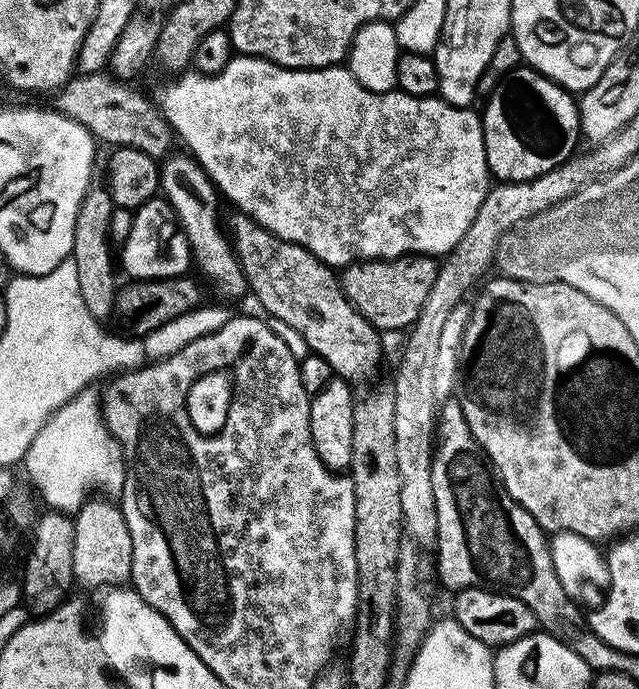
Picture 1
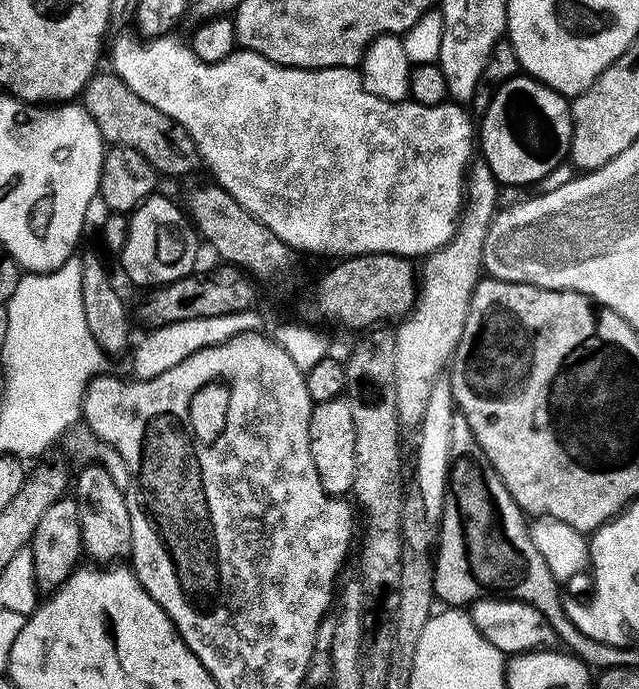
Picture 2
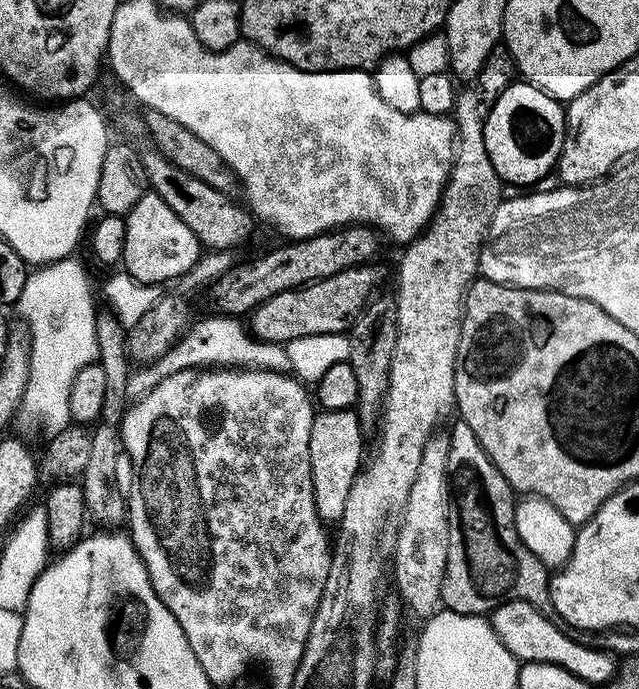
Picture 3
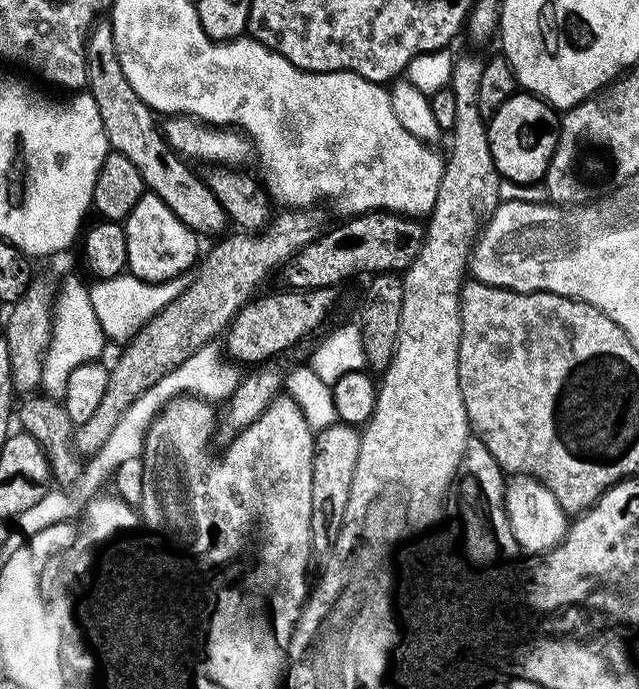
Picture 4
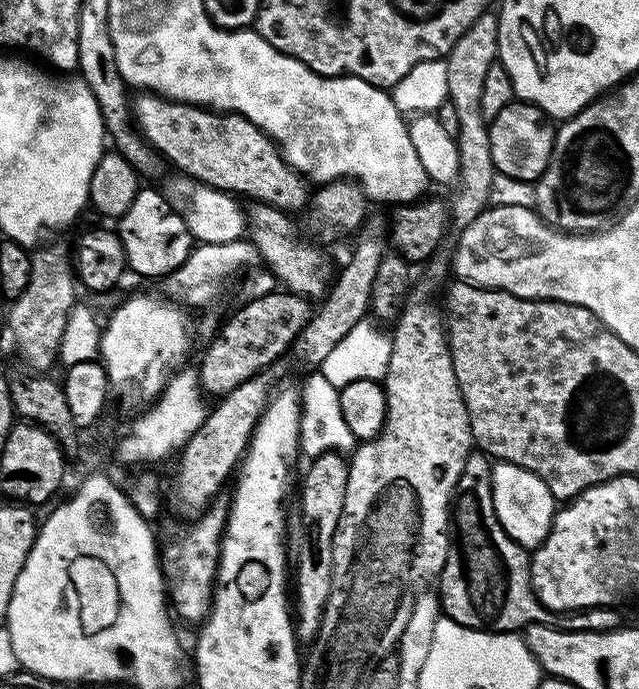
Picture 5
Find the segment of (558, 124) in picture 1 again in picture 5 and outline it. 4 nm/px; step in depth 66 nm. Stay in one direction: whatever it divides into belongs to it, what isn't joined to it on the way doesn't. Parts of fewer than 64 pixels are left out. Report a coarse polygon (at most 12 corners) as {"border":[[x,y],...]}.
{"border":[[514,102],[491,120],[501,177],[540,179],[557,125]]}

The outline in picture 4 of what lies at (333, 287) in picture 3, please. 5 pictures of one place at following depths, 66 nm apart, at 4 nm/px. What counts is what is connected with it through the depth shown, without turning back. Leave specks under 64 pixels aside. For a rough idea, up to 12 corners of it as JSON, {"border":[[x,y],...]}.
{"border":[[336,288],[257,295],[226,329],[226,352],[260,366],[324,324]]}

